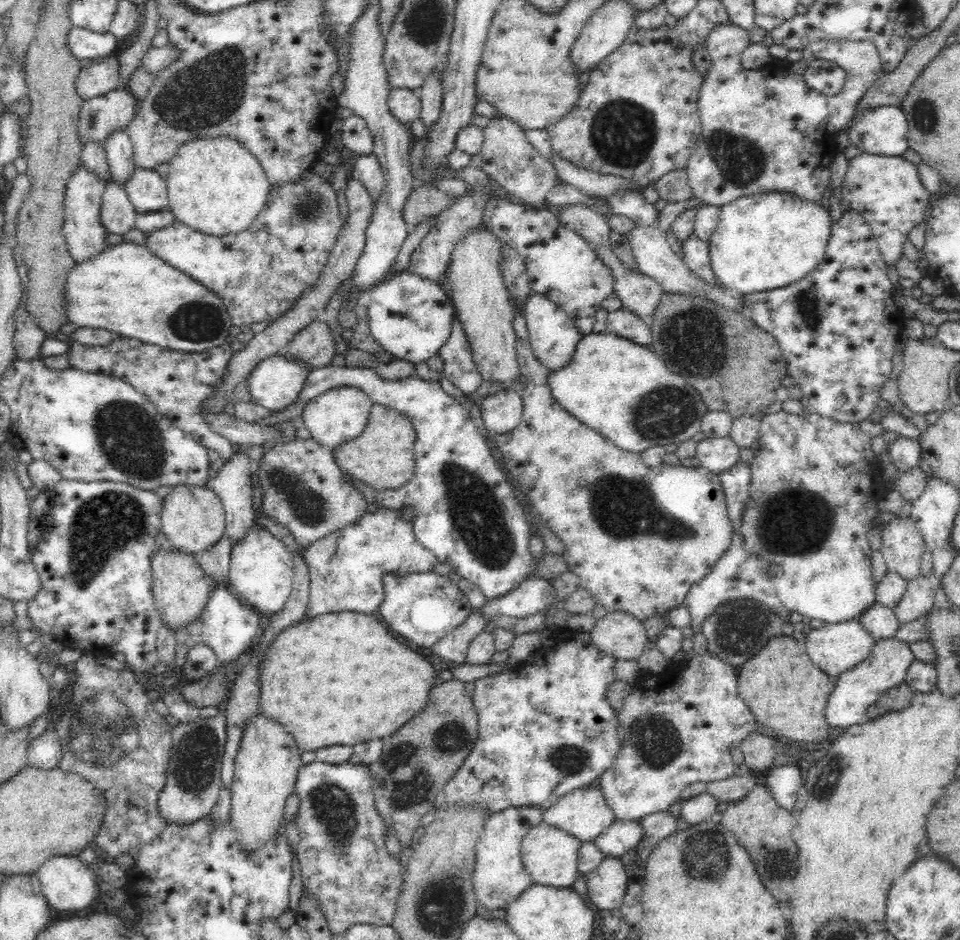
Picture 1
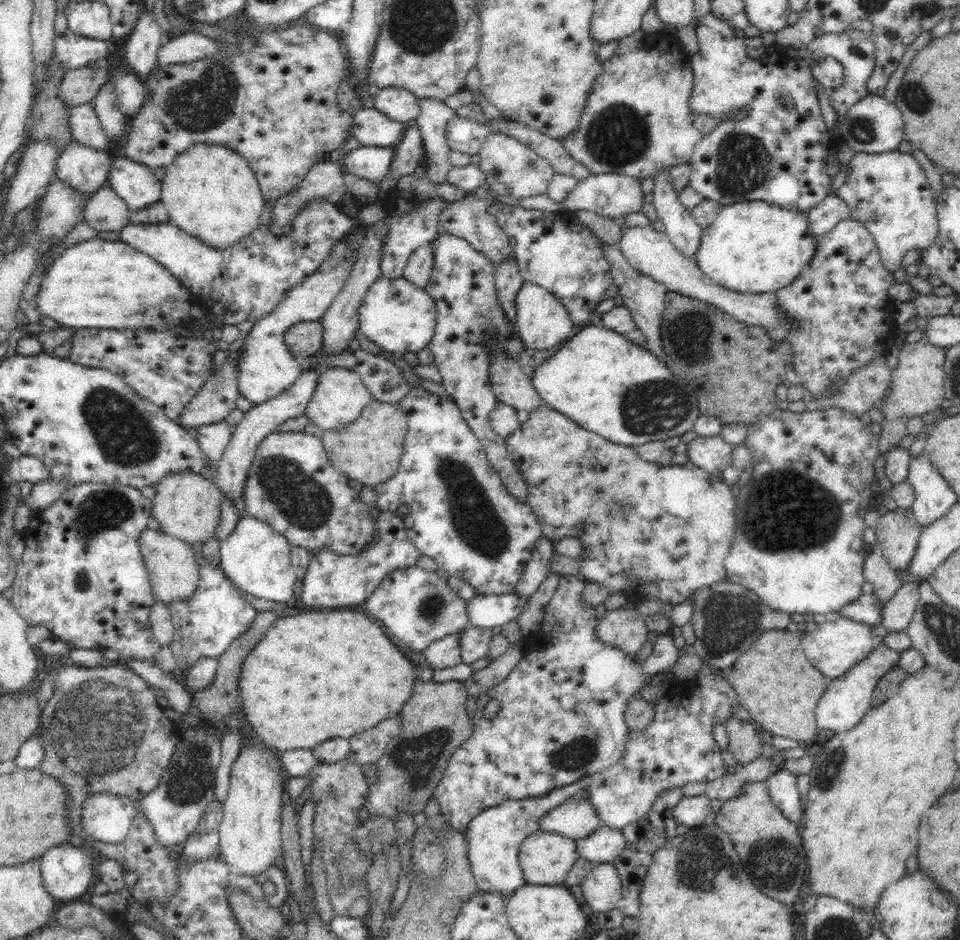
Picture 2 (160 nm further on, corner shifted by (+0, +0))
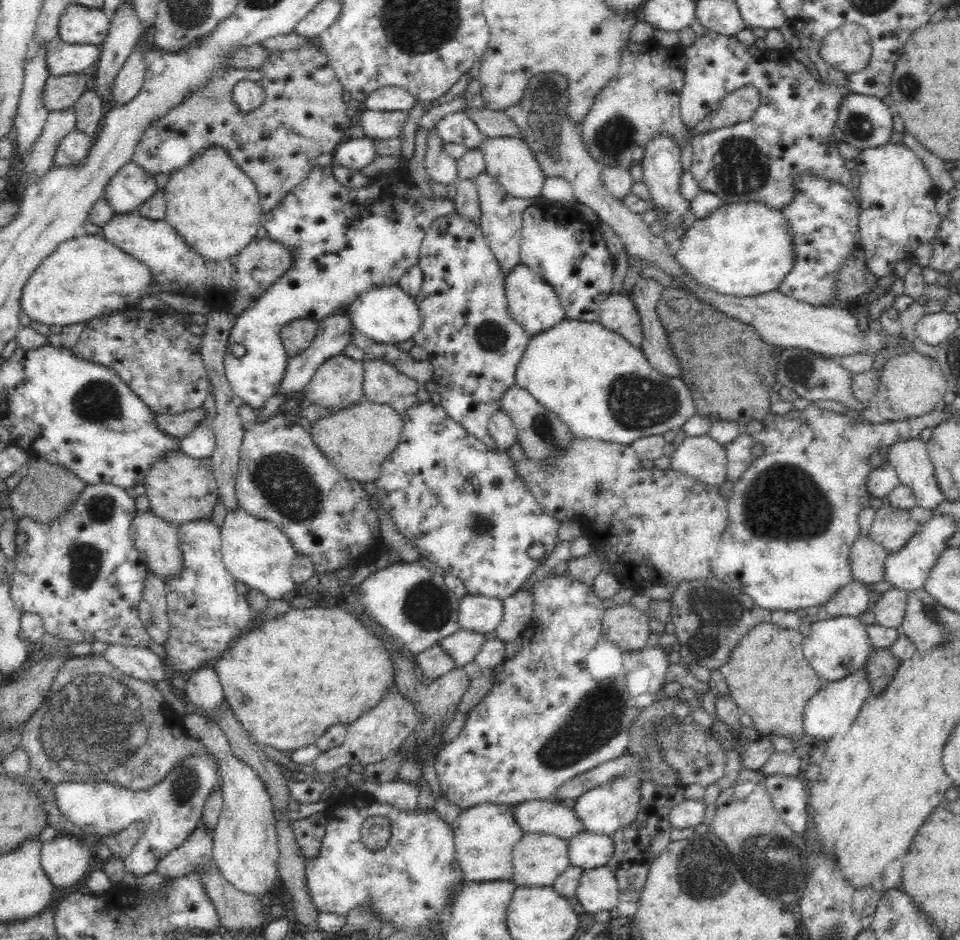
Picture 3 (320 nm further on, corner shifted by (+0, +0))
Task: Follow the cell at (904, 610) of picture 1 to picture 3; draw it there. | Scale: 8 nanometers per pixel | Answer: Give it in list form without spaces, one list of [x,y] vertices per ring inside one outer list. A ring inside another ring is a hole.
[[[890,588],[878,596],[874,604],[874,623],[886,628],[899,628],[908,600],[908,591]]]

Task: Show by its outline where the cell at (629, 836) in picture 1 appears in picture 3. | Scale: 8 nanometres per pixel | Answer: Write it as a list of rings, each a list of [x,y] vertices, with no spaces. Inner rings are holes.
[[[588,831],[575,834],[566,839],[570,865],[583,871],[607,864],[614,852],[610,835],[599,835]]]

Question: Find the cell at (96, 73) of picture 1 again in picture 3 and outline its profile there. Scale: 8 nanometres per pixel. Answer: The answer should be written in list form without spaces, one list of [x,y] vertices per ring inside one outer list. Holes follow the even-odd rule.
[[[83,73],[50,75],[42,88],[42,104],[48,112],[70,108],[80,98],[80,94],[89,87],[91,81]]]

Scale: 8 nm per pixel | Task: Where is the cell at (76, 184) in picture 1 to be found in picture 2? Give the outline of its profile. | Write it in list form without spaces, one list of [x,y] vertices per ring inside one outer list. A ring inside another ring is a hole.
[[[72,140],[57,157],[56,178],[91,197],[107,182],[113,156],[109,150],[94,150]]]

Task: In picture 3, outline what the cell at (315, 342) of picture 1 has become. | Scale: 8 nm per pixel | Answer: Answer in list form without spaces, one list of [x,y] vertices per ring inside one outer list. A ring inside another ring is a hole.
[[[298,318],[285,324],[279,335],[286,354],[293,357],[308,348],[316,336],[318,327],[320,322],[306,318]]]

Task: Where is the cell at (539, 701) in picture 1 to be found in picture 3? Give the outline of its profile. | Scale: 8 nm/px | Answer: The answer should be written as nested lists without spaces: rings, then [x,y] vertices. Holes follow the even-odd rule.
[[[550,571],[542,580],[536,581],[530,591],[532,591],[533,612],[528,627],[521,632],[523,647],[514,658],[503,662],[503,673],[492,684],[490,692],[486,692],[484,698],[466,713],[463,728],[459,734],[455,739],[441,747],[435,759],[435,771],[441,792],[451,800],[452,807],[455,806],[460,810],[484,803],[514,805],[530,800],[551,799],[566,781],[627,752],[631,724],[647,706],[654,704],[661,698],[662,687],[666,684],[665,678],[669,666],[668,650],[662,646],[650,647],[647,645],[636,651],[622,650],[616,646],[615,642],[604,637],[601,634],[601,623],[607,608],[604,607],[602,599],[594,592],[593,587],[574,580],[566,572],[558,575]]]

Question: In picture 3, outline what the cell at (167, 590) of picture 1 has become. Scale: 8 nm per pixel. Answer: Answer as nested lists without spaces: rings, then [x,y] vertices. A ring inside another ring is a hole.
[[[138,511],[130,524],[129,535],[142,559],[154,574],[166,580],[182,570],[182,554],[176,526],[152,511]]]

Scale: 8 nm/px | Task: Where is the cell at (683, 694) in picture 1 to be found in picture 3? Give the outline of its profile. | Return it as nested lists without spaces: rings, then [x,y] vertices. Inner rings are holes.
[[[640,769],[635,773],[625,774],[623,777],[605,782],[580,794],[574,800],[572,811],[578,817],[578,821],[582,821],[583,830],[599,835],[611,835],[620,827],[627,828],[638,814],[638,806],[640,806],[638,786],[643,779],[650,779],[650,776],[651,774]]]

